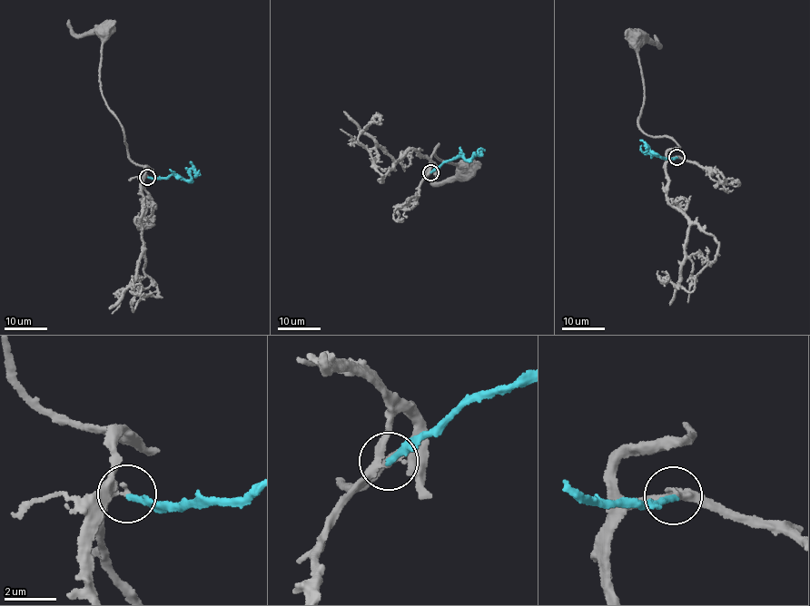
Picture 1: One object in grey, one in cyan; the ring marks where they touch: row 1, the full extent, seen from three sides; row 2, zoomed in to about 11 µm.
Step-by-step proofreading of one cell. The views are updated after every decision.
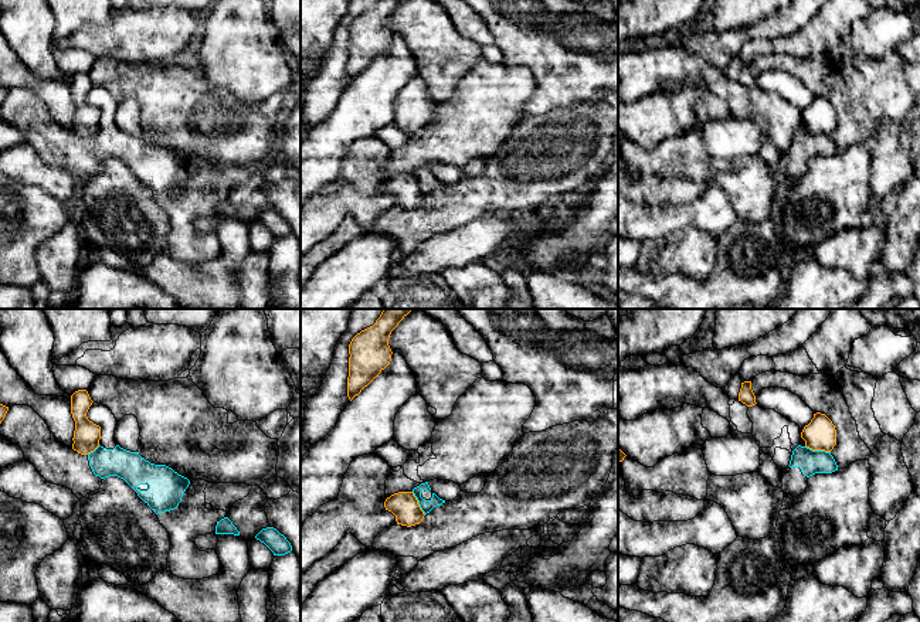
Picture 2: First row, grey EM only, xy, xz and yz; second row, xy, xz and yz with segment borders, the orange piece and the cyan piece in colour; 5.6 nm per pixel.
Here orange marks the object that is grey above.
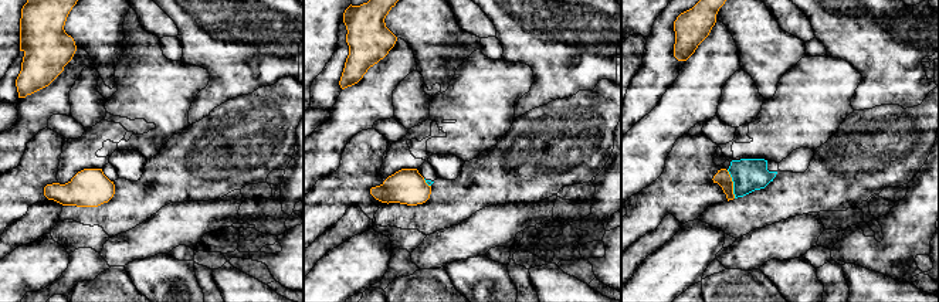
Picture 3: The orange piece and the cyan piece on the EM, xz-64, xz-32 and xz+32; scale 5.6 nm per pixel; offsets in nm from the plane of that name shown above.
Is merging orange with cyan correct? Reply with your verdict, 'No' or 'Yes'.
No

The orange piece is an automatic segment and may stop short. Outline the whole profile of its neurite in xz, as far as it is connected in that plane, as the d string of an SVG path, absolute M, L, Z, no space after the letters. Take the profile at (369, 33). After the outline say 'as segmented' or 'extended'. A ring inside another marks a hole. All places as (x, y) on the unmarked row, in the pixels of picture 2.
M378 0L376 6L357 16L349 27L347 79L352 84L391 44L388 21L404 0Z; as segmented

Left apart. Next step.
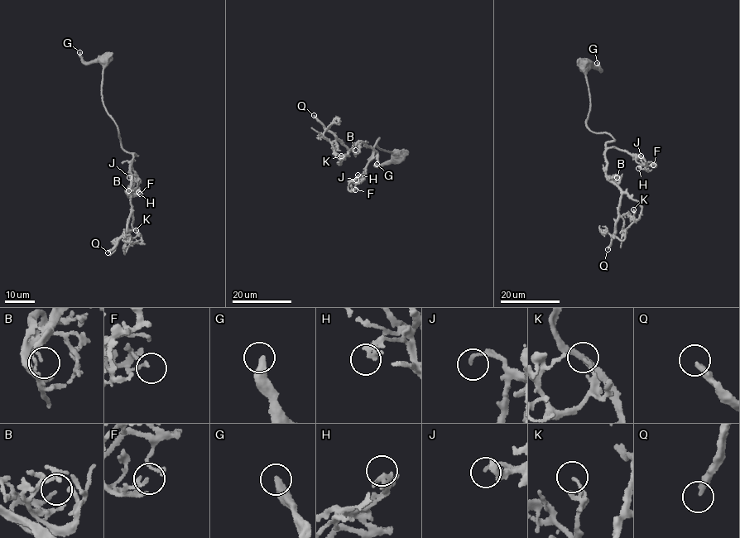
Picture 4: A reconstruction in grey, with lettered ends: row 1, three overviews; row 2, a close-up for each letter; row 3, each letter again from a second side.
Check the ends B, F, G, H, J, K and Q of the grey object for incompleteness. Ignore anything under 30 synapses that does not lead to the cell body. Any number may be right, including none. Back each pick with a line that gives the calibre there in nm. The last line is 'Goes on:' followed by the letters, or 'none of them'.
Q: 320 nm
Goes on: Q

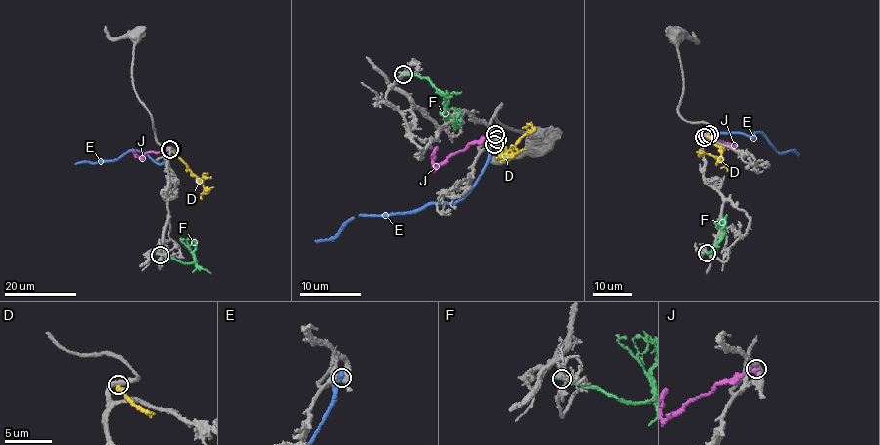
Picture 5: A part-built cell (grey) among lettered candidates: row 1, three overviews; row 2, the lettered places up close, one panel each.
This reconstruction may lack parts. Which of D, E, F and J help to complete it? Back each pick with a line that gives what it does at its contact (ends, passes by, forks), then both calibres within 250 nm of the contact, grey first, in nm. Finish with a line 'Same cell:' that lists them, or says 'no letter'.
Same cell: no letter

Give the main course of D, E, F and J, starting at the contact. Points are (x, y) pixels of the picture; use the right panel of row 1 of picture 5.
D: (707, 135), (720, 148), (721, 154), (717, 157), (701, 152), (699, 157)
E: (710, 134), (737, 132), (755, 139), (757, 132), (764, 135), (777, 151), (783, 153), (792, 150), (799, 155)
F: (707, 253), (720, 239), (723, 227), (714, 223)
J: (705, 136), (714, 142), (718, 140), (735, 146), (721, 144)

